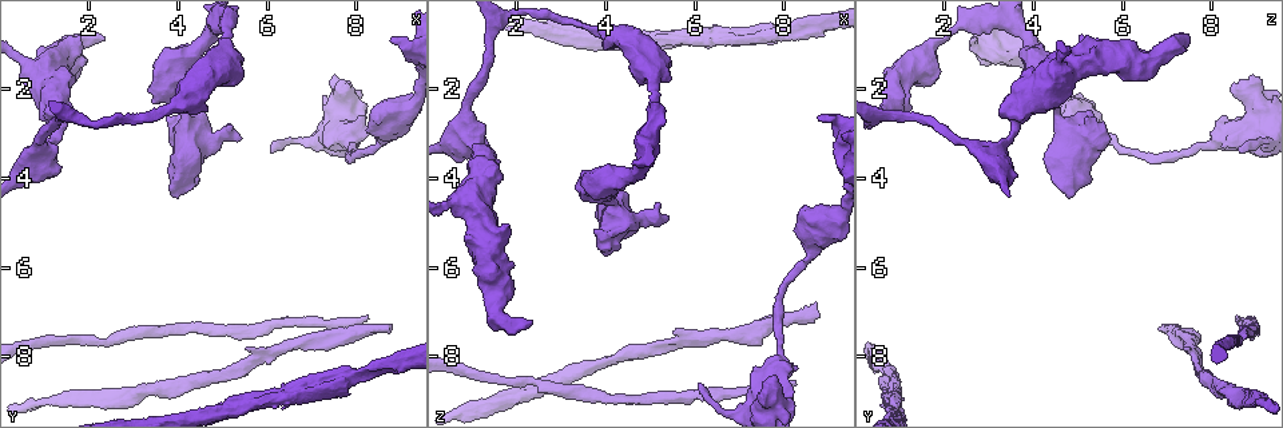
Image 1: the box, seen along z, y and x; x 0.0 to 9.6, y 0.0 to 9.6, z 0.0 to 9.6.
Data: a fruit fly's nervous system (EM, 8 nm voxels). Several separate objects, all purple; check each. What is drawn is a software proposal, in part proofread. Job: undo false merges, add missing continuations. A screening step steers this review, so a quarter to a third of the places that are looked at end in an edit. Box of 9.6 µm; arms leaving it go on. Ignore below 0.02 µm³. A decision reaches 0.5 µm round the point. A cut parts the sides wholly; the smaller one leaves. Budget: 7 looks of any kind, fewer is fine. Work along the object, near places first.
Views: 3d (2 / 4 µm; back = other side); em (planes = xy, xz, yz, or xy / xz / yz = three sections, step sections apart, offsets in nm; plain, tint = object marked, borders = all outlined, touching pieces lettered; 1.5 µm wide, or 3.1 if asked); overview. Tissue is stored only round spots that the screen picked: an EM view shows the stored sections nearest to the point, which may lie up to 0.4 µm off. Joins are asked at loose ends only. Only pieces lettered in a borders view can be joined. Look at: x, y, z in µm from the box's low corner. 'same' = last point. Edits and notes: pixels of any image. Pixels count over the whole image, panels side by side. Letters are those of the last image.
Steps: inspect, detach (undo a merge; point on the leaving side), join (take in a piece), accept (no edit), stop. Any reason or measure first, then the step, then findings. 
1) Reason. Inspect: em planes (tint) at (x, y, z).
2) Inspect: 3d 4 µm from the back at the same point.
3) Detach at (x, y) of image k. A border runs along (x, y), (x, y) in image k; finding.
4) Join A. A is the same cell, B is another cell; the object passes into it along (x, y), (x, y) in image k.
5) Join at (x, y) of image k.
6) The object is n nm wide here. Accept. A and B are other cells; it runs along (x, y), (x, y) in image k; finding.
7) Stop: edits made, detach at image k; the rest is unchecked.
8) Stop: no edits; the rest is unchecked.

Tapers out. Inspect: 3d 4 µm at (8.25, 7.15, 8.60).

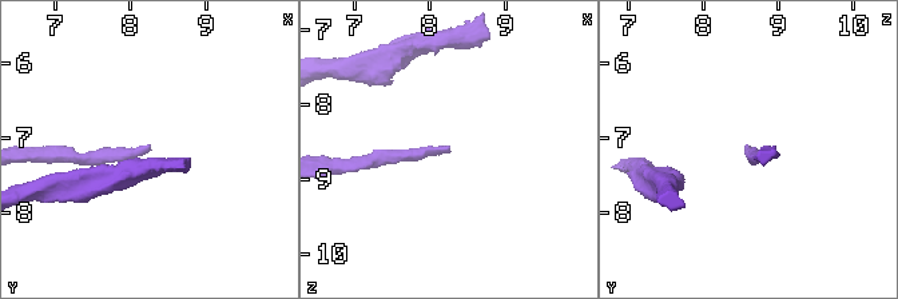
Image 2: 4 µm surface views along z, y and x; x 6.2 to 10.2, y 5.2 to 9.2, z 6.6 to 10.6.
Inspect: em xz step 8 (borders) at (8.20, 7.10, 8.55).

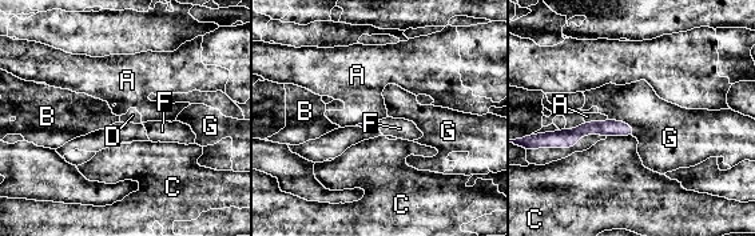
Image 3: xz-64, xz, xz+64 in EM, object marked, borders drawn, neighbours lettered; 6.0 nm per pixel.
Join F. F is the same cell, A, B, C, D and G are other cells; the cell continues.

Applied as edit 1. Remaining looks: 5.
Free end. Inspect: 3d 2 µm at (8.70, 7.45, 6.75).

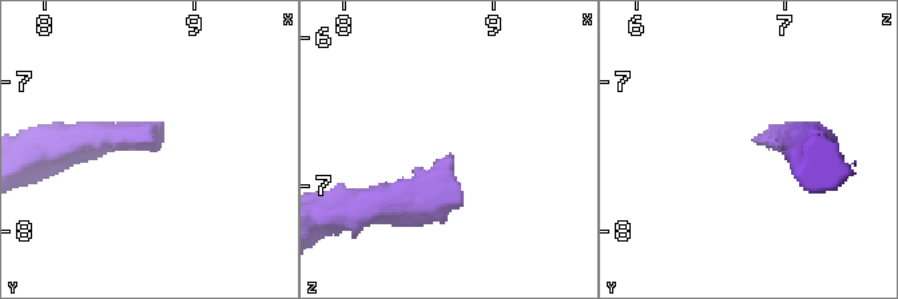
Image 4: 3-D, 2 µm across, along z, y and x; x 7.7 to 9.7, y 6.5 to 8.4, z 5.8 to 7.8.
Inspect: em planes (plain) at (8.72, 7.40, 6.78).

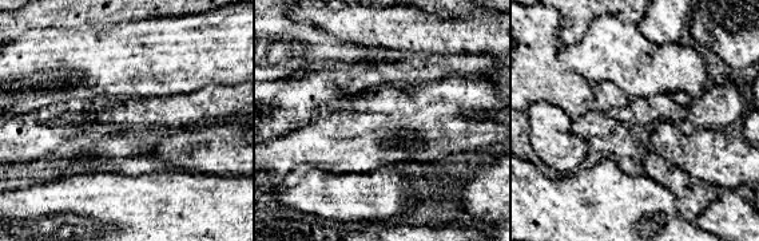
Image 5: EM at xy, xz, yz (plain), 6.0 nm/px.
See the neighbours. Inspect: em planes (borders) at the same point.

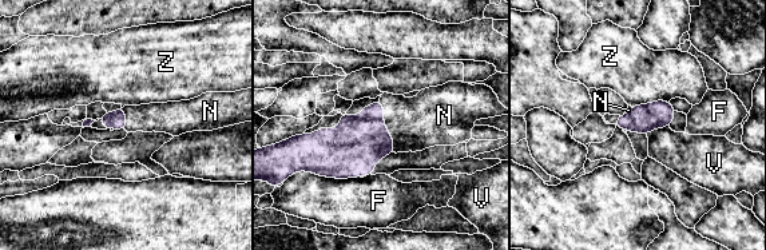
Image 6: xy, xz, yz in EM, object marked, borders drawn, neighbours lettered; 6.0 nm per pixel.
Join N. N is the same cell, F, V and Z are other cells; the object passes into it along (352, 149), (384, 124), (425, 120) in image 6; the cell continues.

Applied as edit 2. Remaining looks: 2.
Redraw. Inspect: overview.

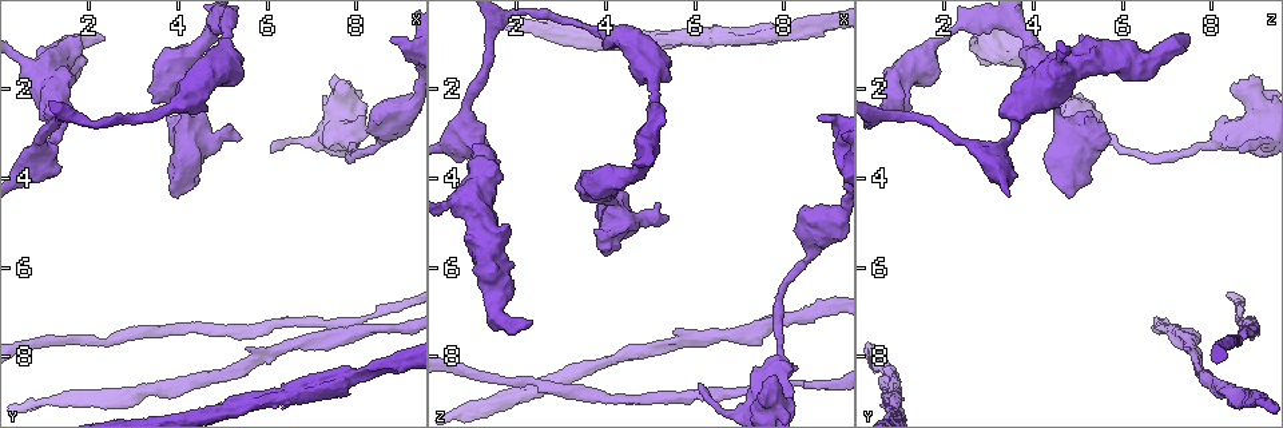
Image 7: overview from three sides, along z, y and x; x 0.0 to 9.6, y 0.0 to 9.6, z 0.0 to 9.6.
Thin neck. Inspect: em planes (borders) at (5.10, 0.80, 2.15).

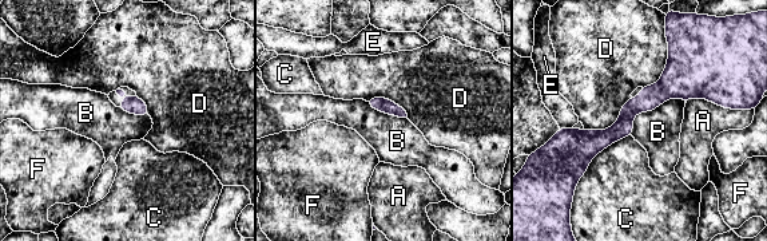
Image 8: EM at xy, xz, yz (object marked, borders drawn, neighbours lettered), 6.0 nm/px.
The longest contact is with C, 440 nm. Accept. A, B, C, D, E and F are other cells; a border runs along (684, 101), (639, 111), (631, 135) in image 8; continuous, no second cell.

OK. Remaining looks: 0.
Stop: edits made, join at image 3, join at image 6; the rest is unchecked.

